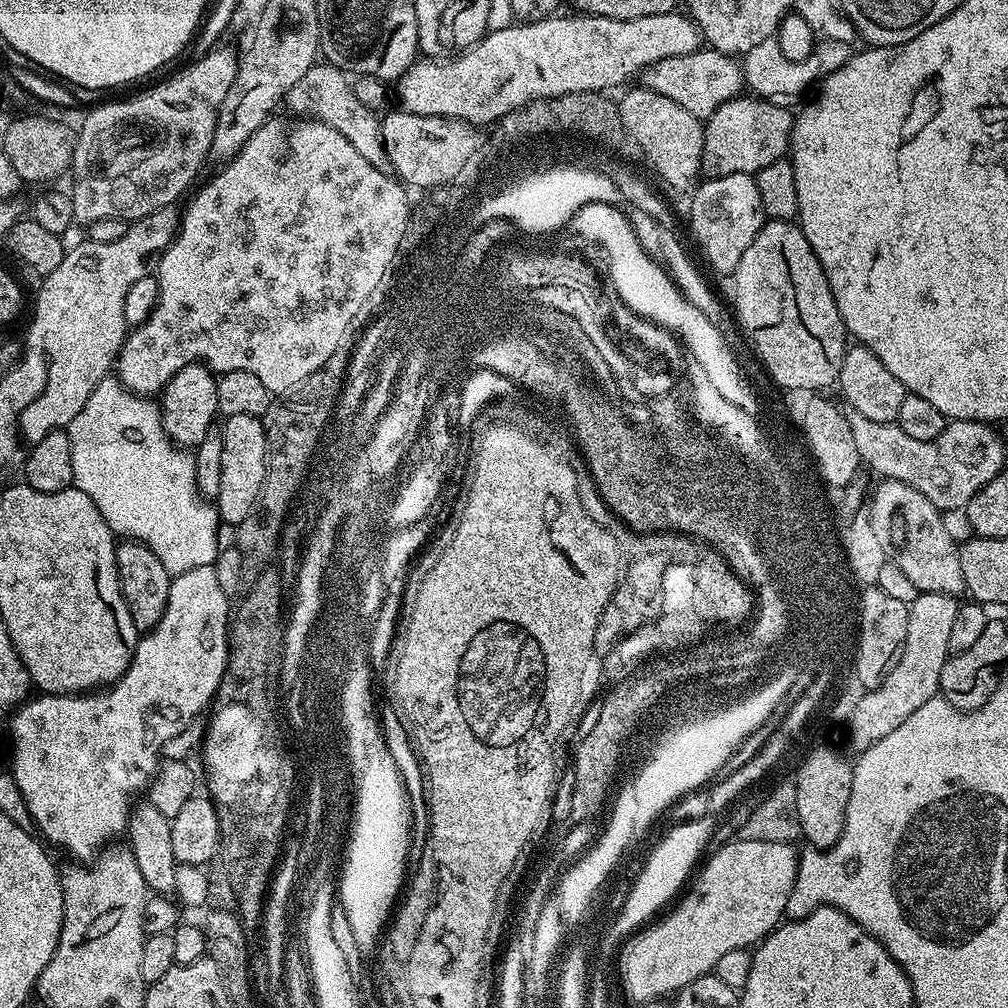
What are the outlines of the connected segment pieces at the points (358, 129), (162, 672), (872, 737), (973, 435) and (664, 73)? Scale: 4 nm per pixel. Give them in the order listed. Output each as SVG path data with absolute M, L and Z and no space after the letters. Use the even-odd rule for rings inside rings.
M317 62L310 70L306 70L304 77L288 91L287 104L290 111L297 112L297 117L321 120L326 126L338 130L338 134L342 134L342 138L346 138L346 142L350 142L350 146L354 146L354 150L358 150L358 154L362 154L362 158L366 158L370 166L383 172L389 171L388 155L380 134L381 117L366 110L366 106L358 102L349 73L335 68L333 64Z
M207 564L206 566L198 566L194 570L186 570L185 572L173 575L172 578L172 585L170 586L170 598L166 602L166 612L162 614L162 622L158 622L158 626L152 629L151 632L145 632L143 635L137 639L136 642L136 649L134 650L134 654L132 655L132 661L130 662L130 666L124 671L122 674L122 678L117 680L115 684L111 685L107 690L93 690L90 692L85 692L83 694L69 694L67 696L54 696L51 694L40 694L37 695L37 700L35 698L29 698L24 701L23 704L20 705L19 708L15 709L11 713L12 716L12 765L10 765L10 771L12 777L14 778L14 782L18 782L18 790L22 790L22 798L26 798L26 806L30 806L30 814L32 815L32 822L35 828L35 831L39 833L41 837L53 849L61 848L62 851L68 855L68 858L71 858L73 861L76 862L88 862L93 859L103 849L105 846L111 845L113 843L112 840L115 838L116 835L123 833L128 826L128 816L132 813L132 809L134 807L134 800L131 800L128 795L131 792L140 792L143 793L145 789L147 789L148 785L152 783L152 777L155 776L157 768L160 767L162 763L162 757L160 757L160 747L163 744L168 744L171 742L175 736L180 736L183 734L184 731L187 730L188 727L192 724L192 719L195 716L200 716L204 712L204 707L211 705L213 703L216 691L219 690L220 679L223 678L224 667L228 665L228 608L227 608L227 600L226 595L223 594L222 586L218 586L218 574L216 573L215 567L213 565Z
M921 592L914 598L914 602L908 605L908 633L905 636L903 646L908 650L902 659L903 664L895 668L894 676L888 680L884 688L876 695L868 696L864 703L857 708L856 715L849 718L852 729L852 740L856 748L866 751L874 742L886 738L886 734L898 730L918 706L926 706L926 702L937 699L940 692L940 679L942 678L942 666L948 661L950 655L948 647L950 646L950 629L954 623L954 614L958 614L960 604L957 597L947 596L946 594L934 594L933 592Z
M851 406L844 408L844 417L850 422L854 446L858 446L858 454L866 468L885 480L914 486L918 494L926 494L944 514L955 508L967 509L970 498L1006 467L1004 444L999 434L992 429L995 427L991 423L982 420L948 420L938 438L922 442L919 438L910 438L910 434L895 422L866 418L866 414Z
M704 46L699 52L662 58L662 62L645 70L642 74L642 84L643 87L678 102L678 106L690 110L694 118L707 122L714 114L714 110L718 110L718 106L722 106L741 91L742 64L735 55L717 52L711 46Z

